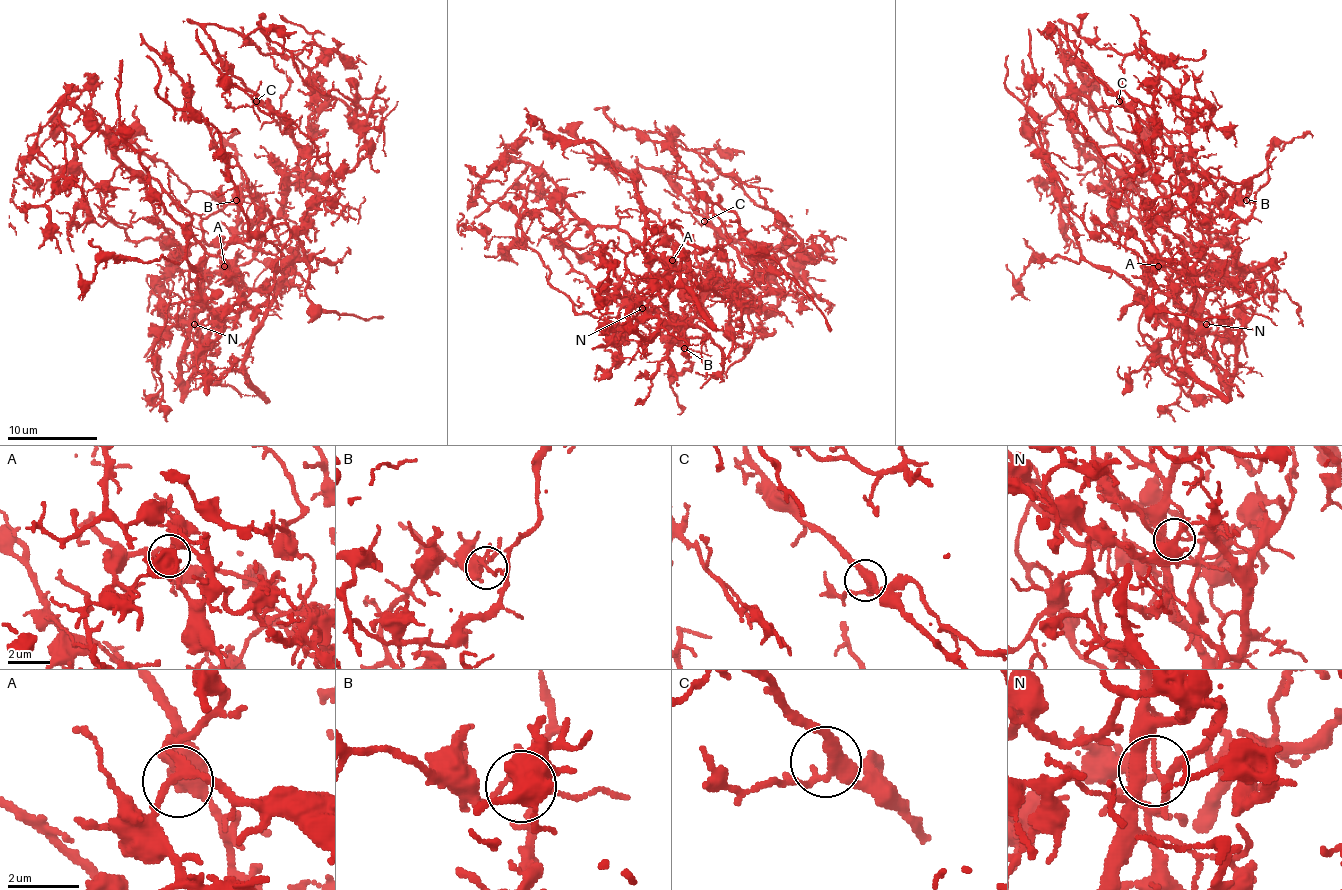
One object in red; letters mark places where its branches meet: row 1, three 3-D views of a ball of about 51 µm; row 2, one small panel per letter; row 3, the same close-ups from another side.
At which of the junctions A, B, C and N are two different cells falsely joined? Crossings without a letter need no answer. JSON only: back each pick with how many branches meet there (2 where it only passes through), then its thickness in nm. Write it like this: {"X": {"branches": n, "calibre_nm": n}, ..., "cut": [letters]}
{"N": {"branches": 3, "calibre_nm": 160}, "cut": ["N"]}

